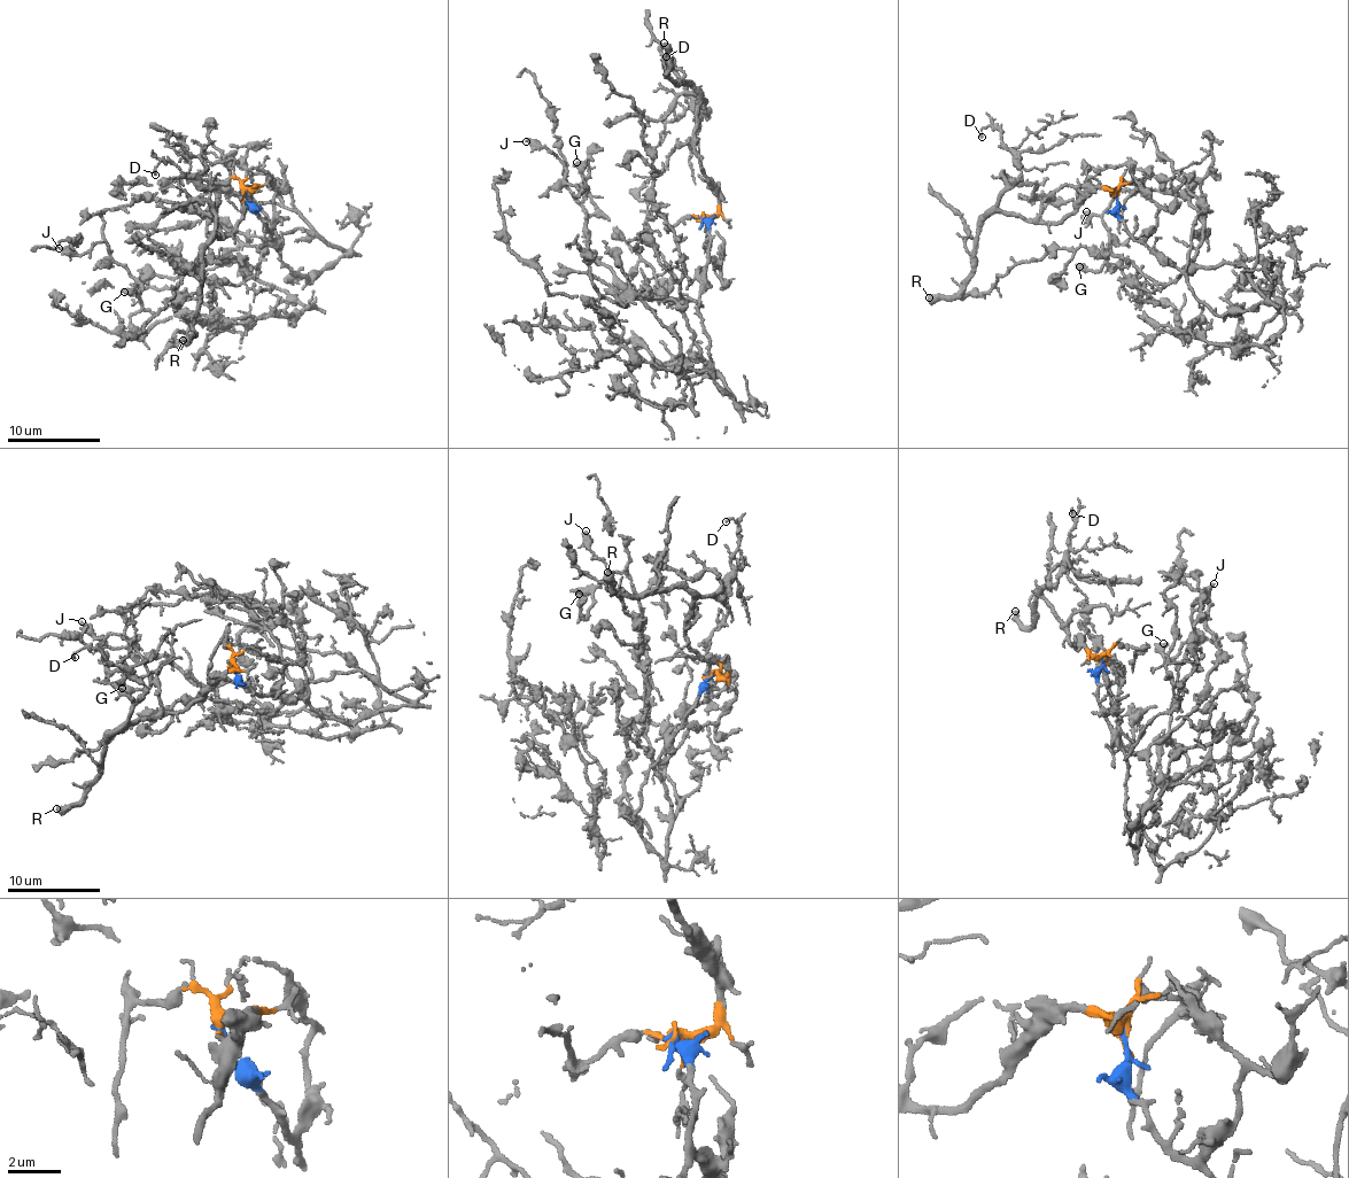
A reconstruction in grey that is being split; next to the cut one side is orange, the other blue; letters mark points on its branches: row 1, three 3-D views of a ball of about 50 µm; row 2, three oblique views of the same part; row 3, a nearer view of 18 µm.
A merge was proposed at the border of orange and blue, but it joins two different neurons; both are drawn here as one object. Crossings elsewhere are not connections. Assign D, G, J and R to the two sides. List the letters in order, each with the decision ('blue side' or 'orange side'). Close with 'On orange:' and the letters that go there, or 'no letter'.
D: orange side
G: blue side
J: blue side
R: orange side
On orange: D, R

